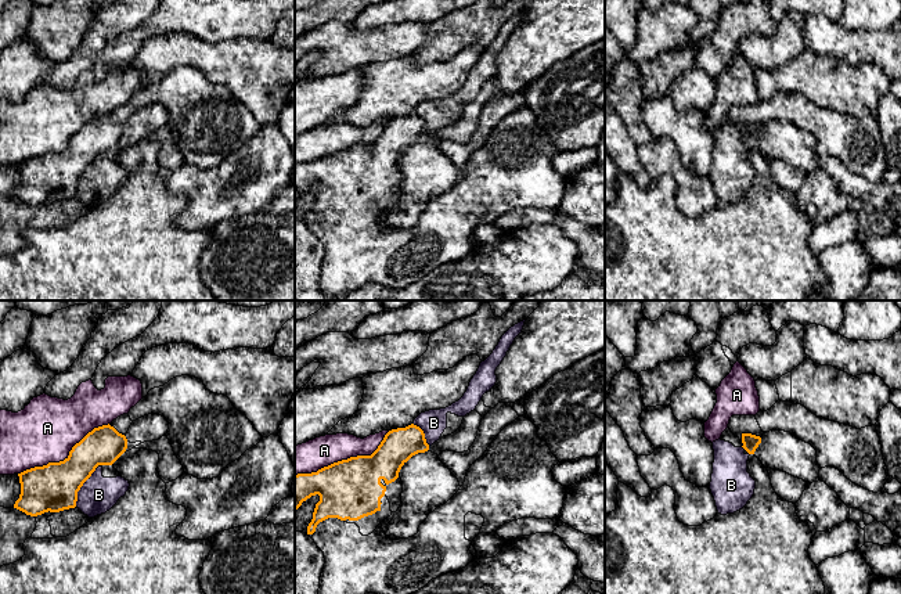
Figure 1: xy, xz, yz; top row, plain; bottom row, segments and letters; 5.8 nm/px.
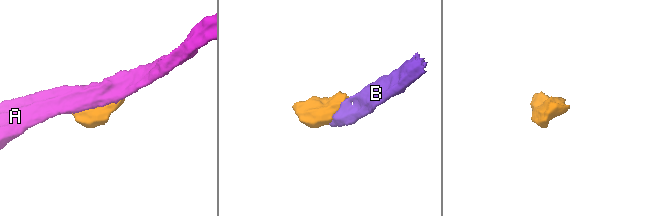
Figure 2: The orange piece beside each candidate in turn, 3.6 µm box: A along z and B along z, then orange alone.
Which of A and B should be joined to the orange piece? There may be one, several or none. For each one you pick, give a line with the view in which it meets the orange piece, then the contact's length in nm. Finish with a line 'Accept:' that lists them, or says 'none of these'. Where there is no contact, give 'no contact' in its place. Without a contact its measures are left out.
Accept: none of these

